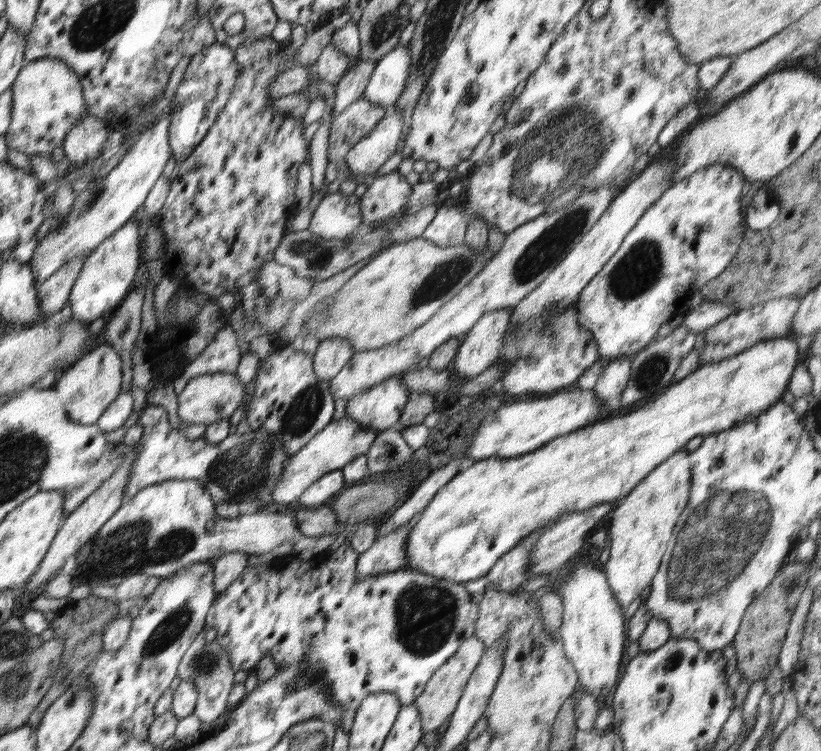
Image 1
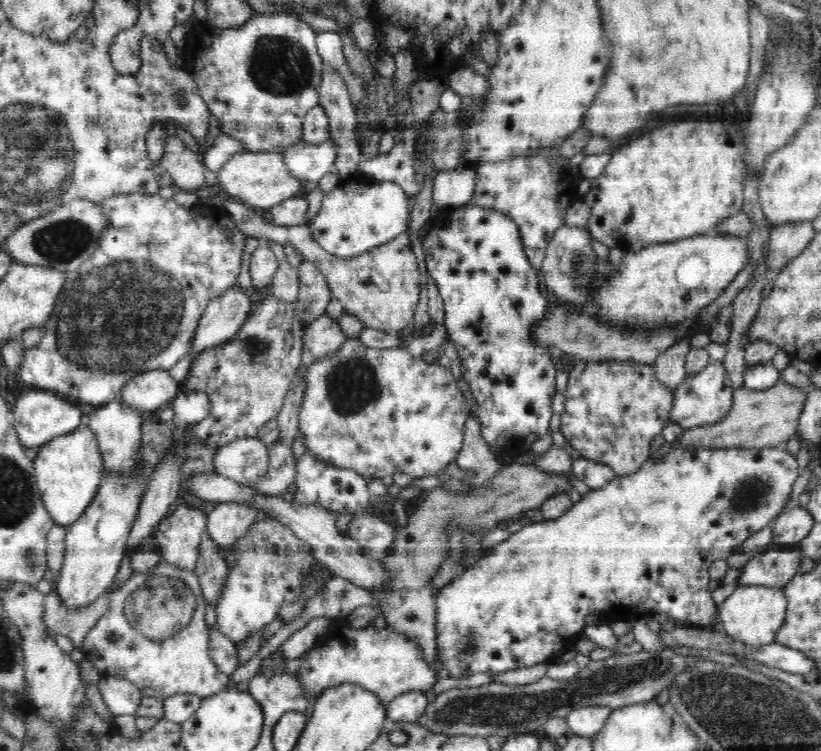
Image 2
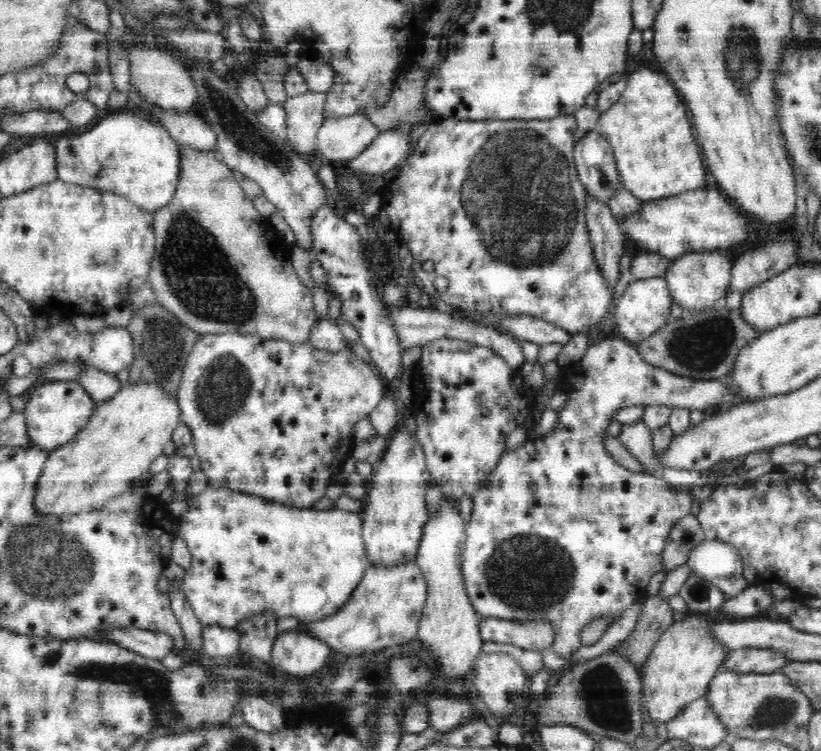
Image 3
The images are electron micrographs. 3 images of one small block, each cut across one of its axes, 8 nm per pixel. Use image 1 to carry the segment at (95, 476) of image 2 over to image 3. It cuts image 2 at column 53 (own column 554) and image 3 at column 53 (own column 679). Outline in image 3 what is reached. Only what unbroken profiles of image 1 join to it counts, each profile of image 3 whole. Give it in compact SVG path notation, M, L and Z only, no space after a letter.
M54 380L54 382L45 381L41 383L31 390L30 398L28 398L23 410L28 436L31 440L30 445L36 446L36 449L48 454L61 448L86 426L95 408L95 400L76 381Z

